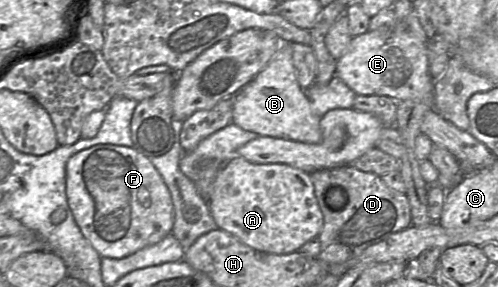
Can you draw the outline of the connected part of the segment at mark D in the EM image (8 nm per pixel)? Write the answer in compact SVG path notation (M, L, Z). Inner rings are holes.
M345 165L310 173L314 194L323 214L323 227L318 235L320 260L335 266L360 255L367 247L411 226L411 209L407 196L389 188L380 176ZM332 186L345 189L348 201L338 211L326 205L325 191Z

